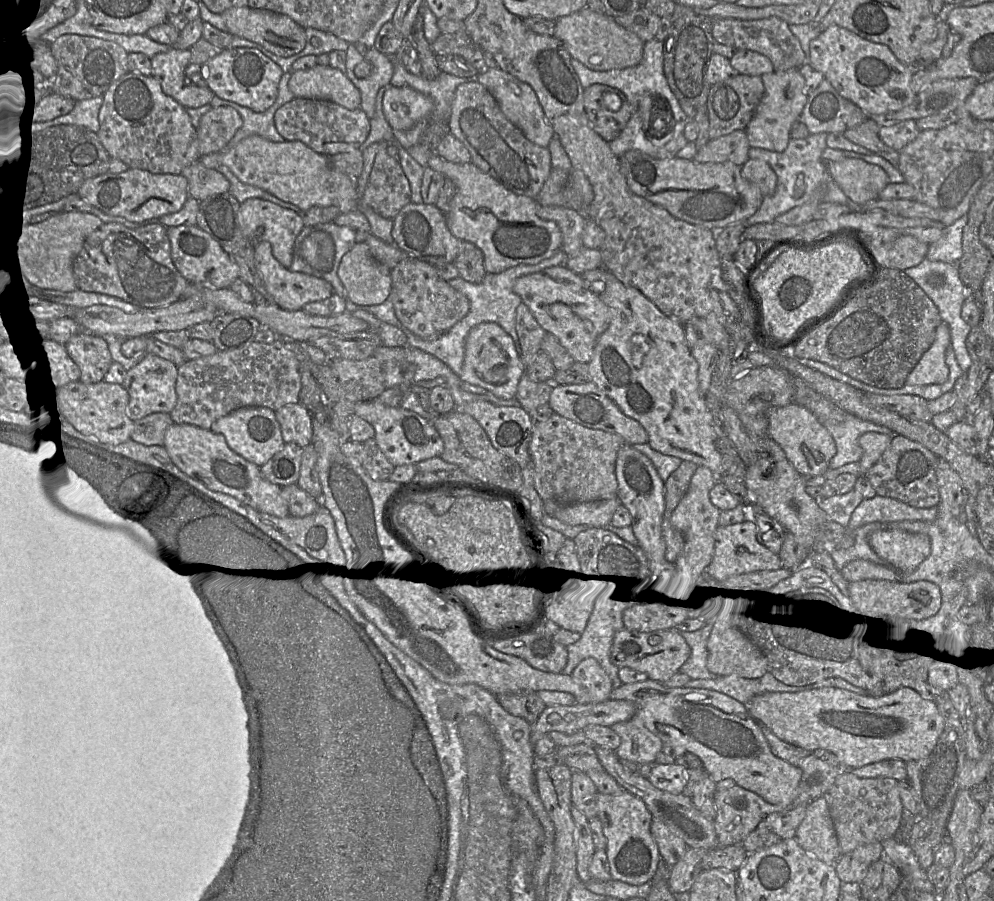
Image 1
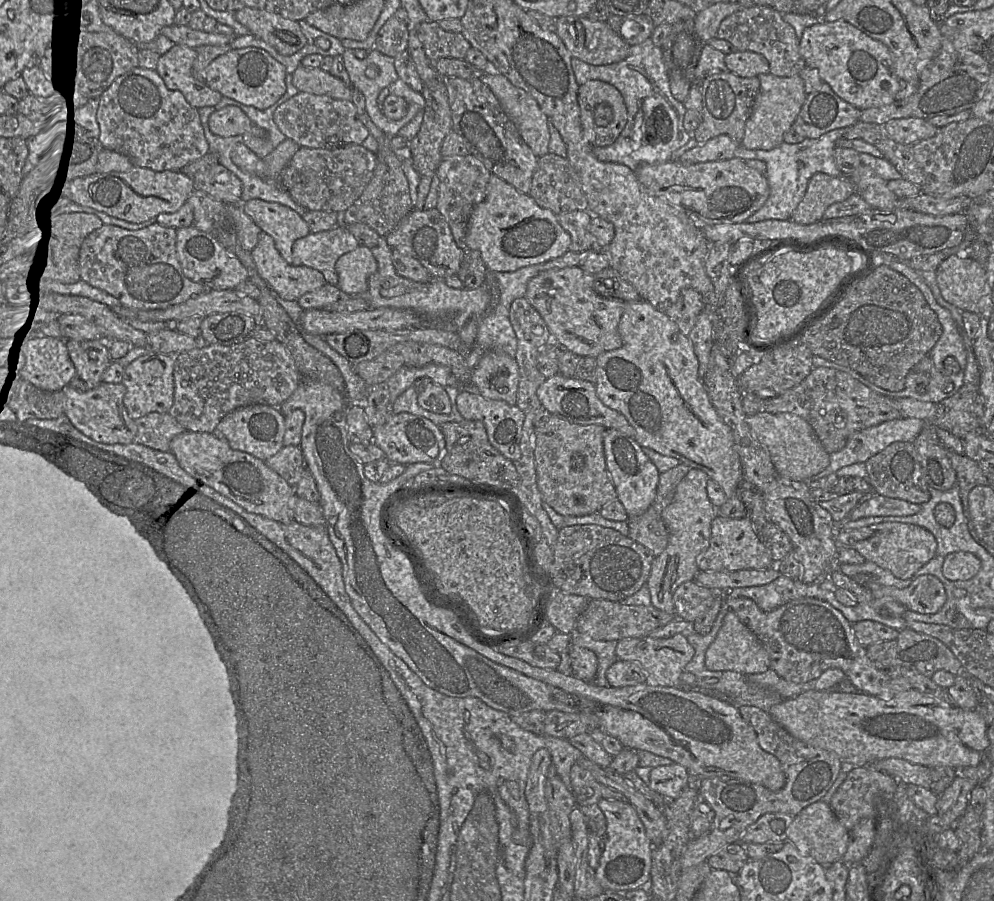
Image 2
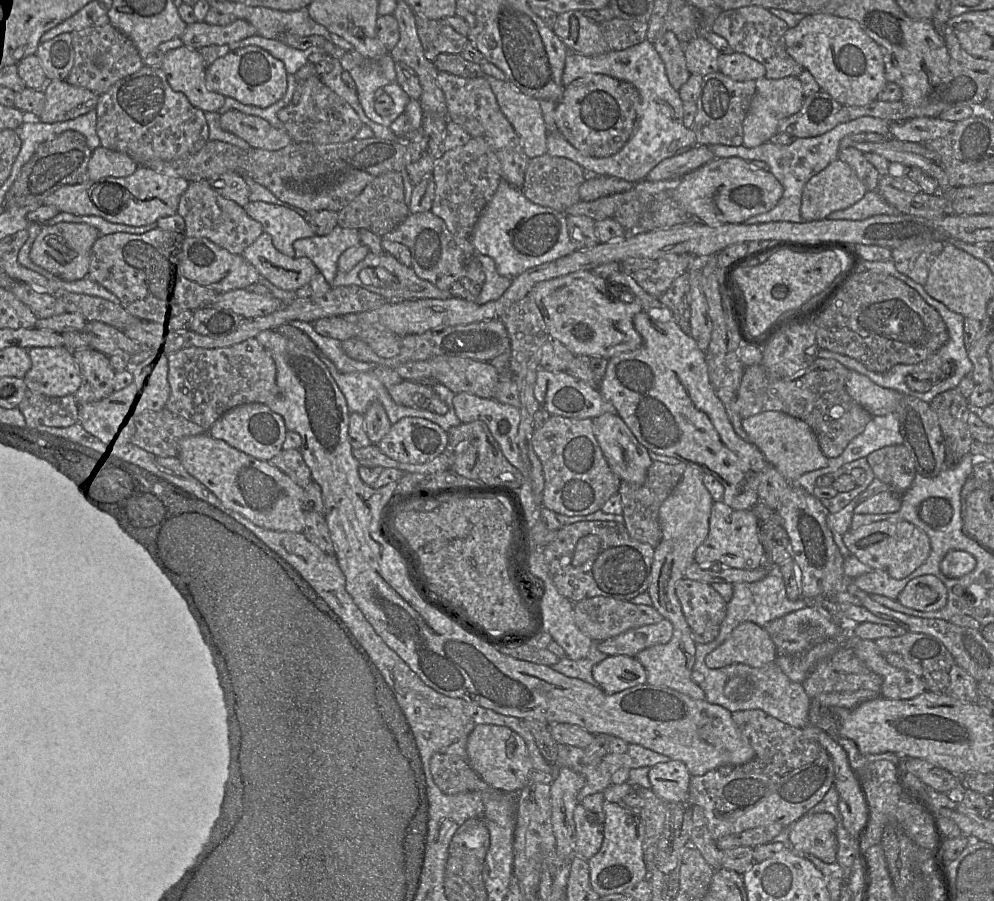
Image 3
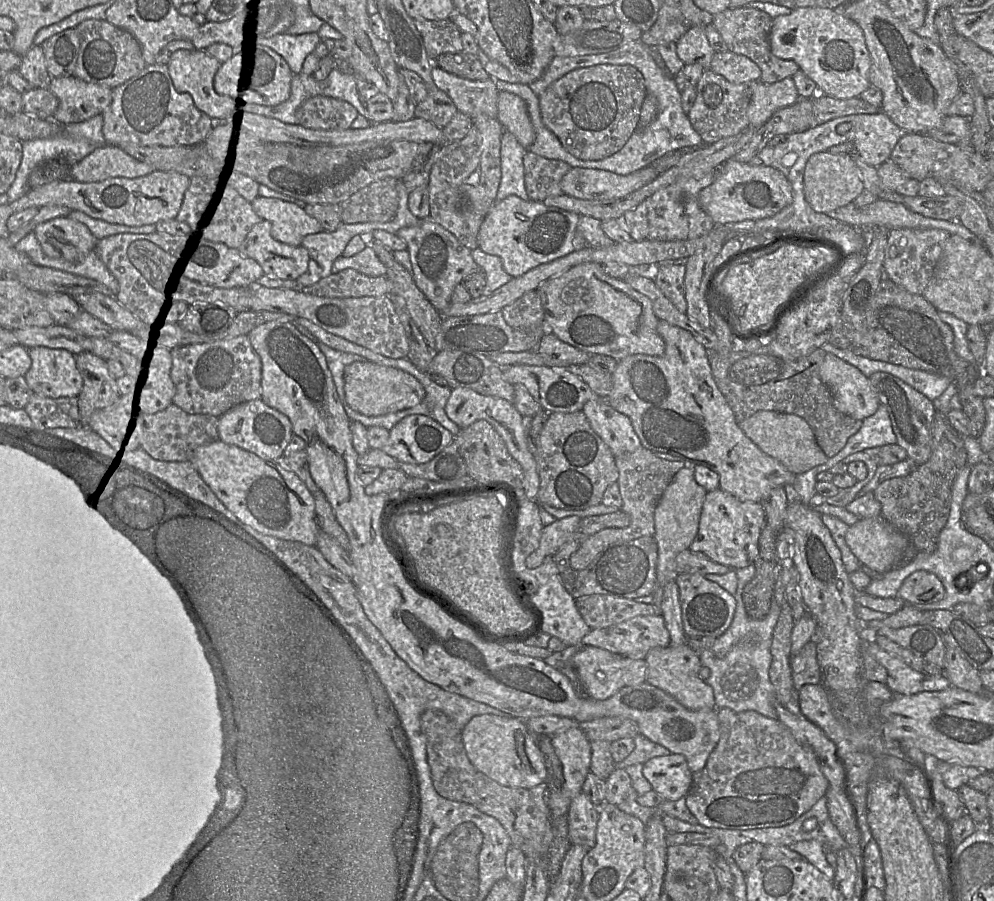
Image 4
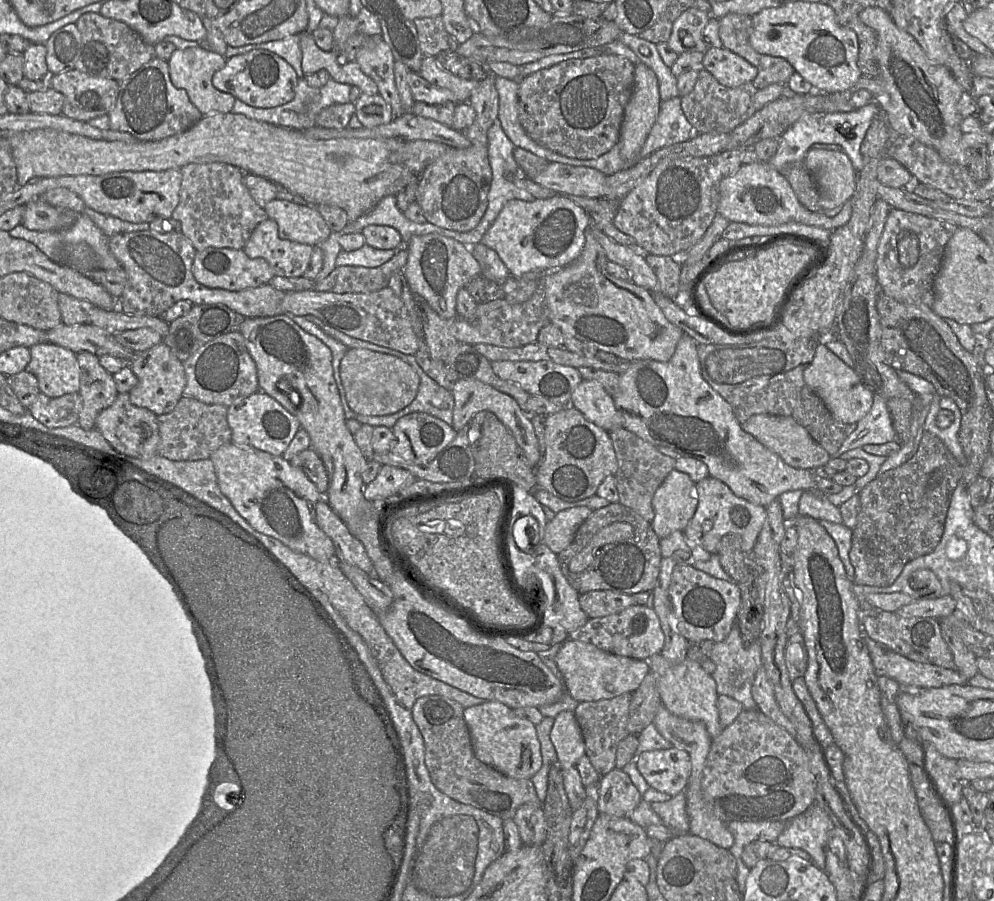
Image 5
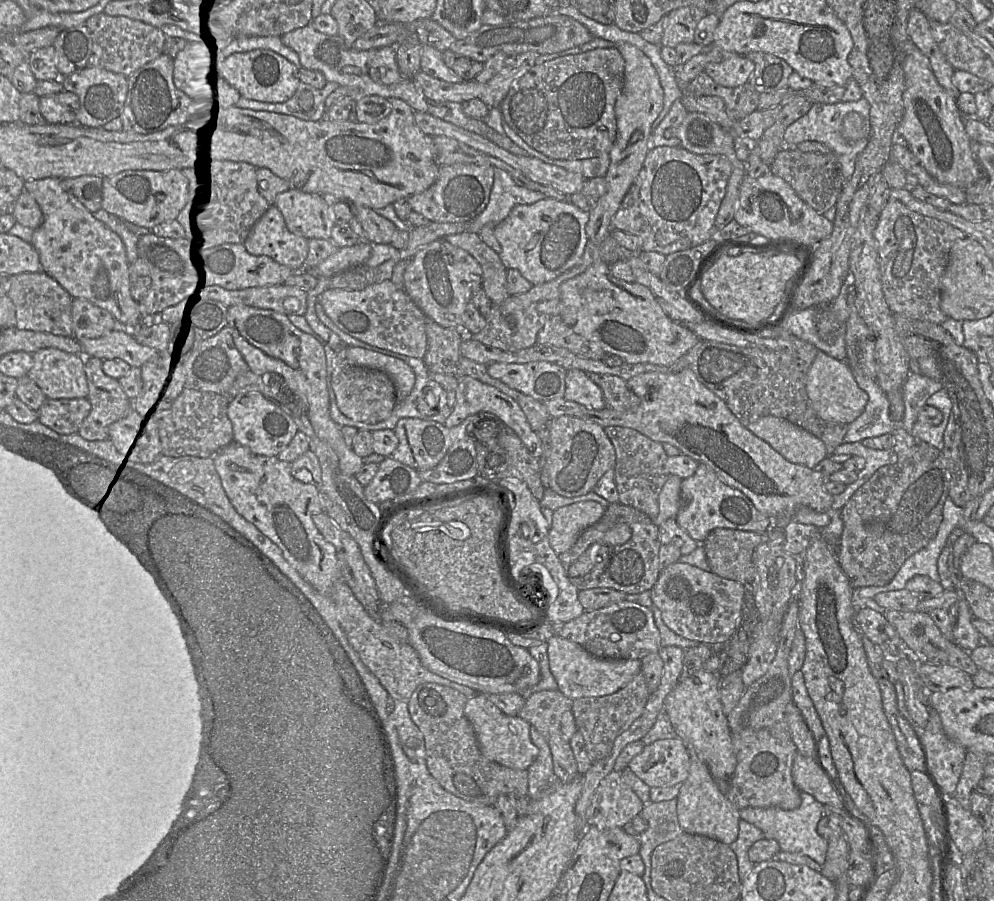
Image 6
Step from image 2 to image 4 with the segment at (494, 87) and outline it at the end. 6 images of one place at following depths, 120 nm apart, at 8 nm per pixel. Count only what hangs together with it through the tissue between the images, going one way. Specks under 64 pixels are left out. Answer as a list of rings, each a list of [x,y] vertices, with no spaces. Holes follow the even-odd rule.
[[[507,91],[498,92],[497,119],[505,131],[511,132],[526,150],[535,141],[535,131],[531,123],[526,102]]]

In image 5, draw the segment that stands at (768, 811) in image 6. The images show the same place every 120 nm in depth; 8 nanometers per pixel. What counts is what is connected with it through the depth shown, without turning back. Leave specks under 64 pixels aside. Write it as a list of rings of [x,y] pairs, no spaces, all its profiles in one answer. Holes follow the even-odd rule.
[[[817,803],[804,813],[786,823],[775,845],[783,848],[797,848],[810,855],[821,870],[826,867],[827,838],[834,825],[828,814]]]

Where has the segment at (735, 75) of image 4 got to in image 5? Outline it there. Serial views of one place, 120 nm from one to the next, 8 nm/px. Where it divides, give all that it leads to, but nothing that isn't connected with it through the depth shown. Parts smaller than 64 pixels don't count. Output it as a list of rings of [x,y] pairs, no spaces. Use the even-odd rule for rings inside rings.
[[[725,47],[708,49],[703,58],[703,68],[729,88],[752,83],[758,74],[755,66]]]

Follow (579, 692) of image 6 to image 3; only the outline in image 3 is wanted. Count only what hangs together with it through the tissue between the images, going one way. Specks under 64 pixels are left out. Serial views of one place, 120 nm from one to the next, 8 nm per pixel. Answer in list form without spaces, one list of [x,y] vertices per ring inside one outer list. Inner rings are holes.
[[[608,656],[592,669],[592,676],[607,694],[647,683],[647,672],[636,657]]]

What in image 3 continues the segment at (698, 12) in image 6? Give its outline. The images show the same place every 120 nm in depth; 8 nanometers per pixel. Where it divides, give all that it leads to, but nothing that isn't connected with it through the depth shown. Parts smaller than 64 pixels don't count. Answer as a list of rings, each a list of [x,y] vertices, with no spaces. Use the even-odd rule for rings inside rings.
[[[698,36],[684,45],[686,66],[691,74],[705,76],[719,71],[720,52],[704,36]]]

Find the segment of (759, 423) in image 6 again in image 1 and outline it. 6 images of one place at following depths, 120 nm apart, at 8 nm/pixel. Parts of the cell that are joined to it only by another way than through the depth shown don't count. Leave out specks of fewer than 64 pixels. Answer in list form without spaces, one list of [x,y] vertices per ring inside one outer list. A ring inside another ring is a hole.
[[[791,403],[767,411],[768,434],[783,449],[787,459],[802,476],[824,476],[837,452],[827,428],[805,407]]]

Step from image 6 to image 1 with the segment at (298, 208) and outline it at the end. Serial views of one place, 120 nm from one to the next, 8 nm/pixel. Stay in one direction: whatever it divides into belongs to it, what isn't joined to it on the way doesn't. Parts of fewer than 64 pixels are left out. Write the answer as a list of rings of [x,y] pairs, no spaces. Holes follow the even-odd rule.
[[[250,198],[240,205],[239,222],[246,238],[251,241],[268,241],[274,257],[284,267],[291,266],[295,239],[305,227],[302,218],[296,212],[267,200]]]

